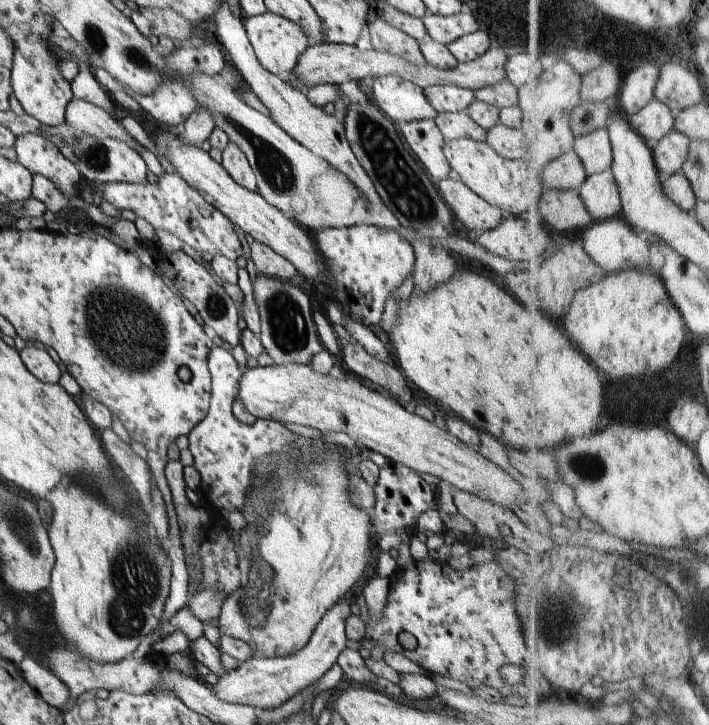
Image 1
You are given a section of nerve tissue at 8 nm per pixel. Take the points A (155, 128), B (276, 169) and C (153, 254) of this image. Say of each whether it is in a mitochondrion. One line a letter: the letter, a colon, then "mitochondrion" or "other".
A: other
B: mitochondrion
C: other

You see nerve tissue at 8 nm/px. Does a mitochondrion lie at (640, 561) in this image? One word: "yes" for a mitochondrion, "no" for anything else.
no

